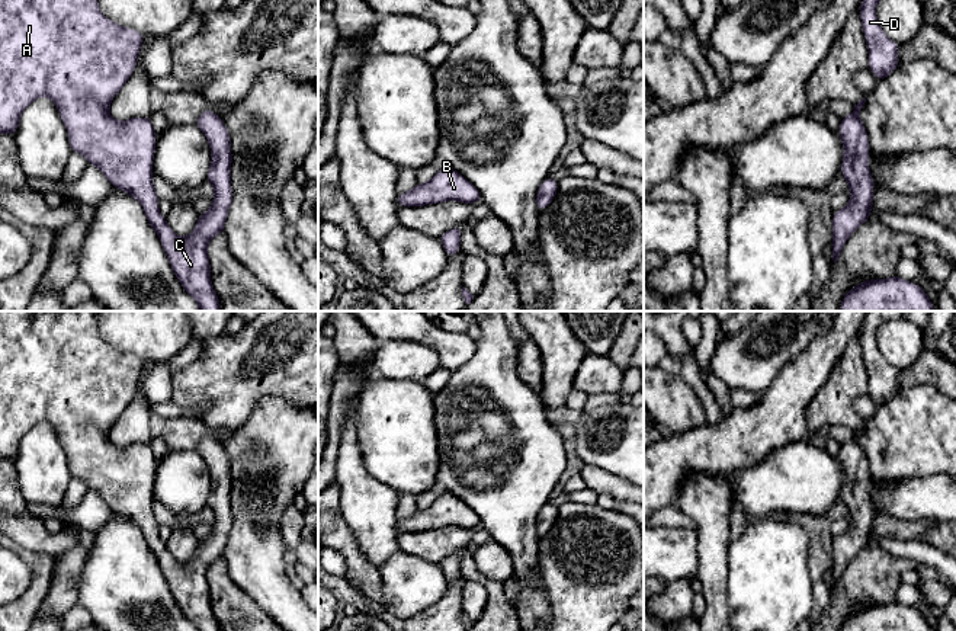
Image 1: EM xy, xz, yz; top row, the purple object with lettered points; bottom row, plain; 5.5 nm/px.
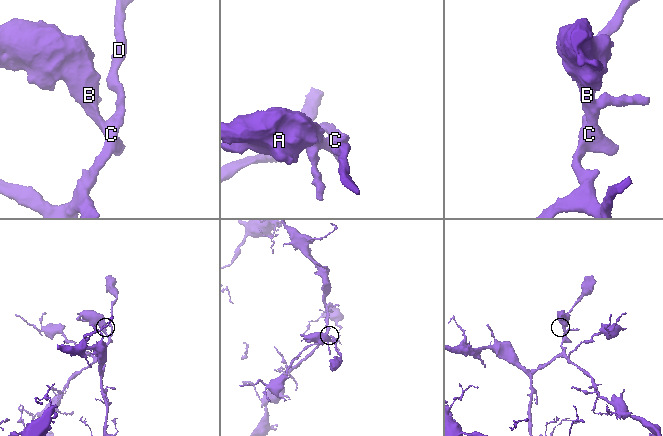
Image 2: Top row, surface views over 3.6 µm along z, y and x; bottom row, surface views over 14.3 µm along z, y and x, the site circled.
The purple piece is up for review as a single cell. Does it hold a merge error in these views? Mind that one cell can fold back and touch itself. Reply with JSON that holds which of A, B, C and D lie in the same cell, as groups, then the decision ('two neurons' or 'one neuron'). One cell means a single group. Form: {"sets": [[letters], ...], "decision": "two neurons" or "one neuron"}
{"sets": [["A", "B", "C", "D"]], "decision": "one neuron"}

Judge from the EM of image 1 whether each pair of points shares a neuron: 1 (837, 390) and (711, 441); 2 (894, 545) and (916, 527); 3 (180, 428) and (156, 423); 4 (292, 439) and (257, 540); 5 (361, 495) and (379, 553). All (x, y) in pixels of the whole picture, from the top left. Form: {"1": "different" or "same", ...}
{"1": "different", "2": "different", "3": "same", "4": "same", "5": "same"}

